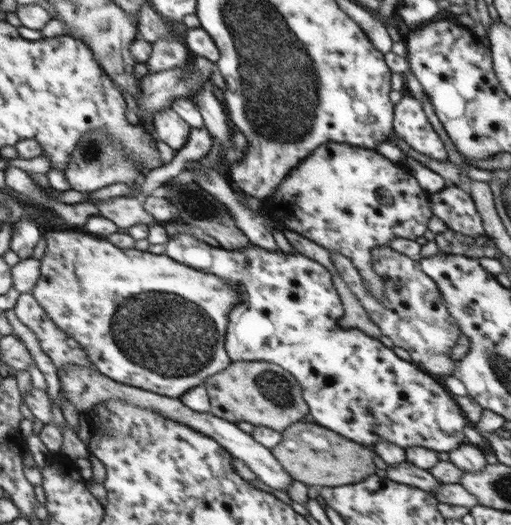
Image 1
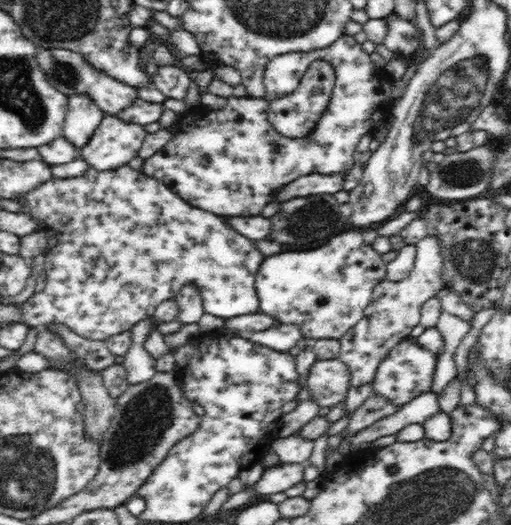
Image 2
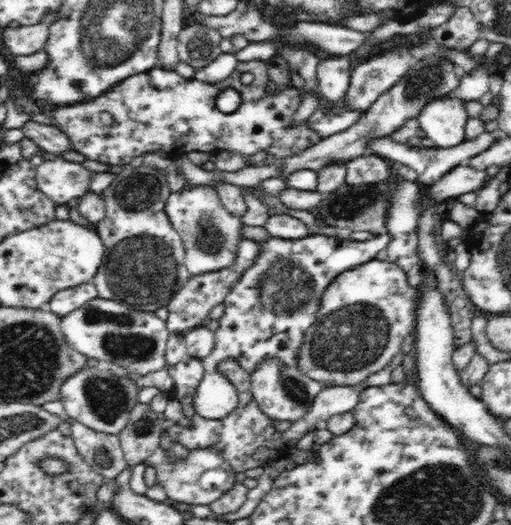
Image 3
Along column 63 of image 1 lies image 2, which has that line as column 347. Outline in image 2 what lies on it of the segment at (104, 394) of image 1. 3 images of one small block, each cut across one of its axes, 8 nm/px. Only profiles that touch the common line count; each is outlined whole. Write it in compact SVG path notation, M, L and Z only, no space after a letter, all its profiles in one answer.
M338 359L317 360L305 377L305 385L321 407L342 403L351 387L349 368Z

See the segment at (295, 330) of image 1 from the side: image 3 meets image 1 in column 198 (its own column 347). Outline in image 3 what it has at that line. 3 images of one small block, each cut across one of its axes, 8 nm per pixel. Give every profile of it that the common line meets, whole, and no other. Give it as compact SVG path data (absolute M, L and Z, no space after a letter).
M310 234L299 239L283 239L271 237L260 241L259 255L248 270L238 279L238 282L228 291L224 299L224 313L219 318L219 327L213 332L215 336L215 345L212 352L203 362L203 378L198 386L194 406L195 412L200 418L220 420L227 416L227 405L230 402L230 390L223 377L218 372L217 365L227 358L238 360L242 368L248 373L256 370L258 362L264 358L275 358L282 364L296 366L298 364L298 350L304 342L306 330L316 322L316 314L320 308L320 298L324 290L330 286L330 283L336 276L352 270L364 262L370 262L376 259L376 254L384 250L390 242L391 236L384 234L374 235L373 238L365 241L355 241L349 239L346 235L343 237L330 237L326 235Z

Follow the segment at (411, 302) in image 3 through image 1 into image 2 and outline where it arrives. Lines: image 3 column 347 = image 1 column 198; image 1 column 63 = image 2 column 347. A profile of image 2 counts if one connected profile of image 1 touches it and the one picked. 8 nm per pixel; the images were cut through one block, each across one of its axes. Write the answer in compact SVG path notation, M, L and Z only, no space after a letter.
M343 231L332 236L328 243L315 249L285 251L268 254L257 268L255 289L259 299L259 310L278 322L292 323L300 327L307 340L321 338L338 339L364 316L364 309L372 300L374 287L385 278L386 263L381 254L364 241L361 232Z

